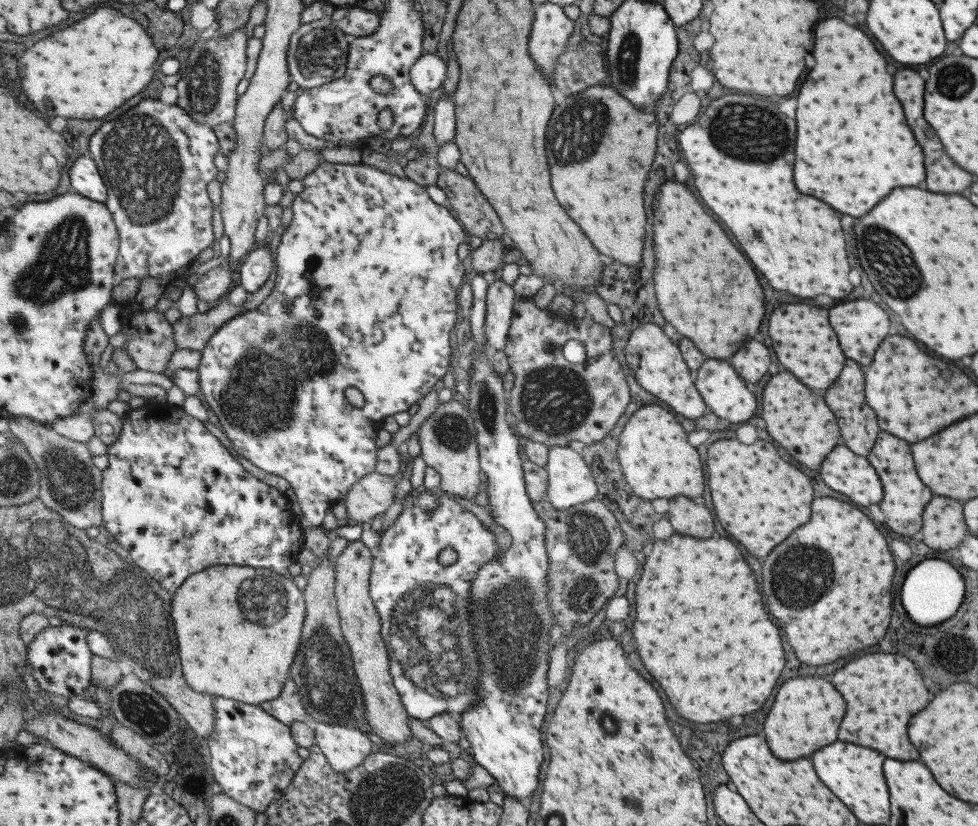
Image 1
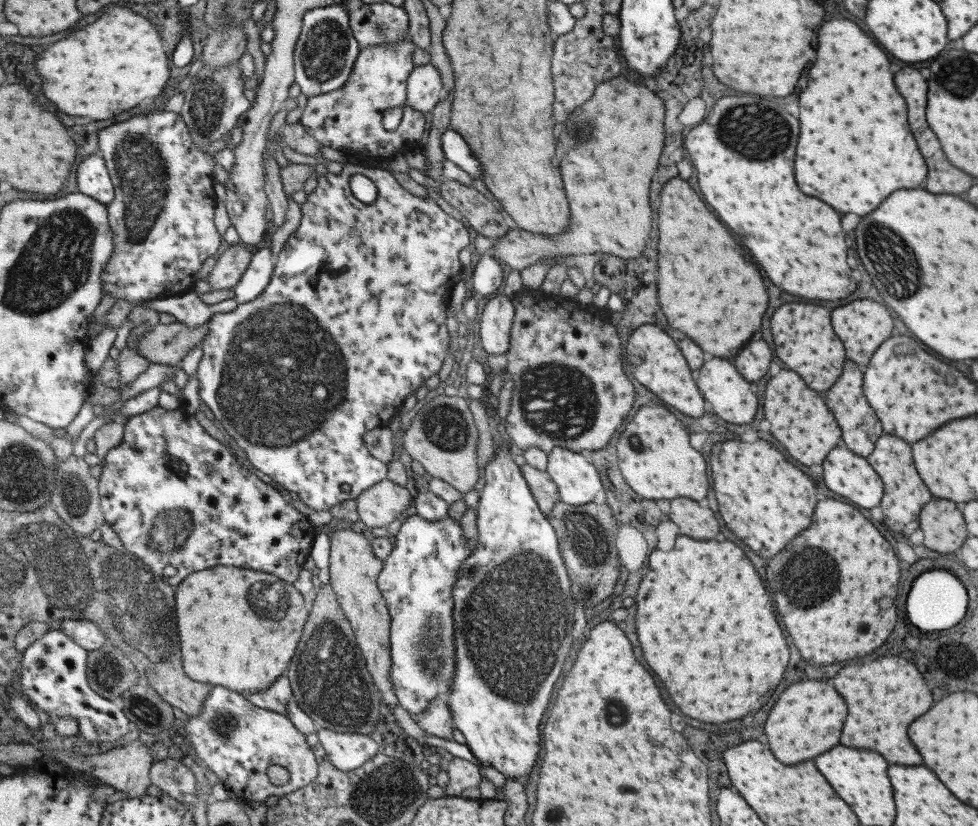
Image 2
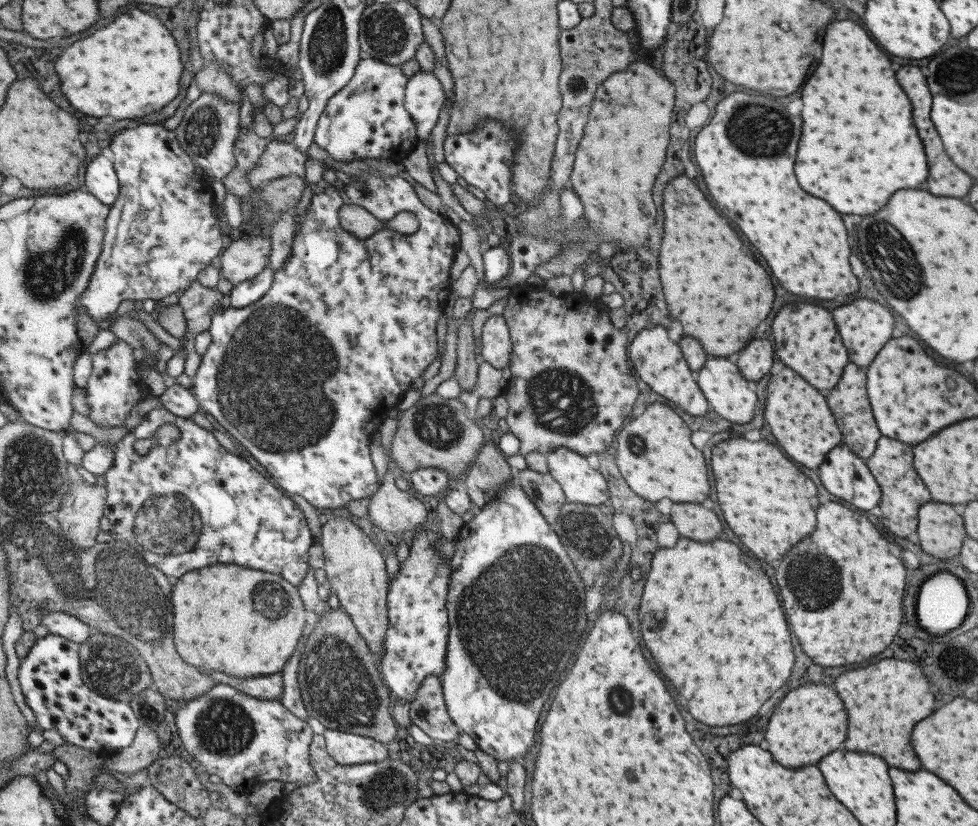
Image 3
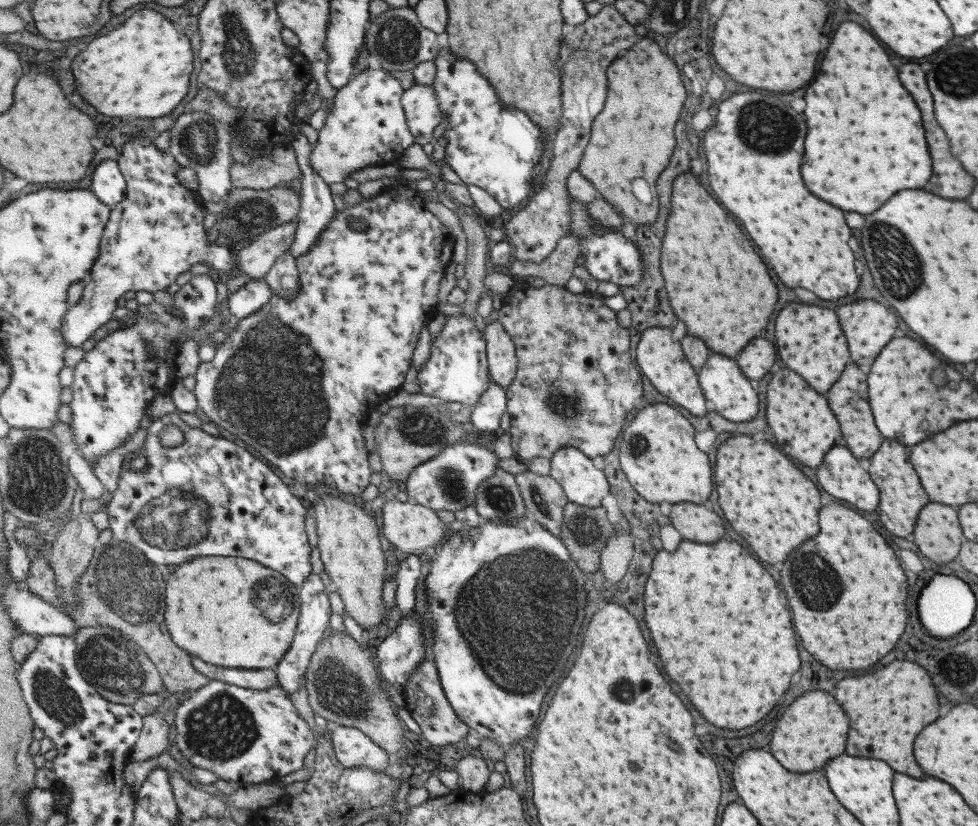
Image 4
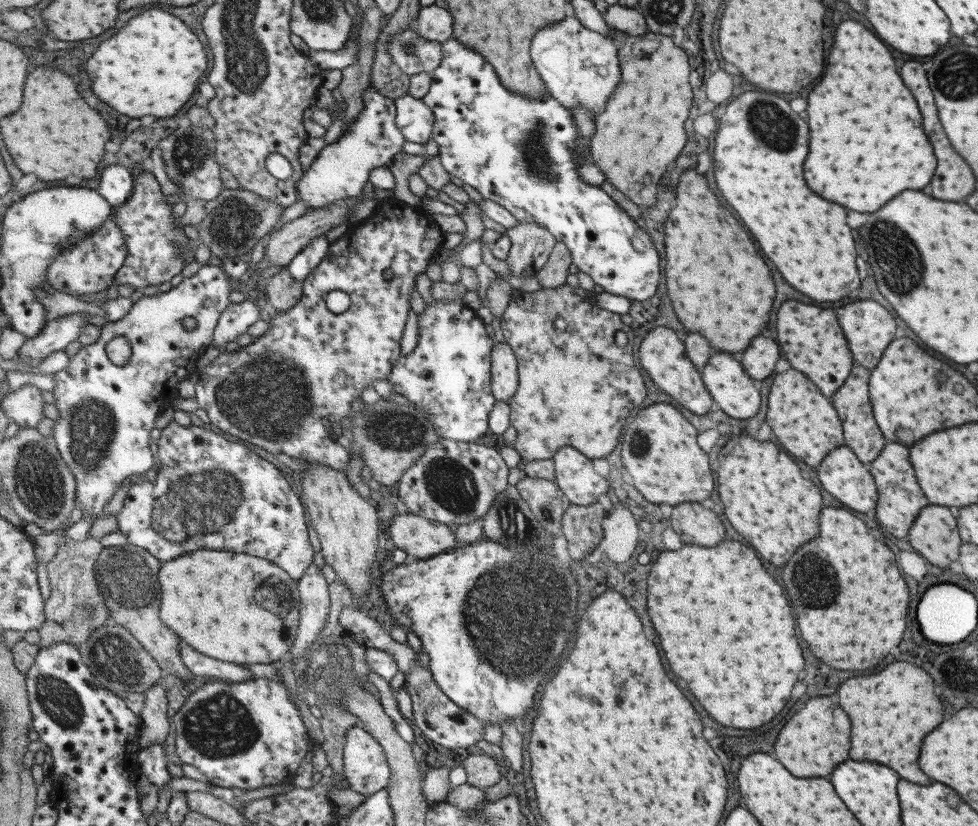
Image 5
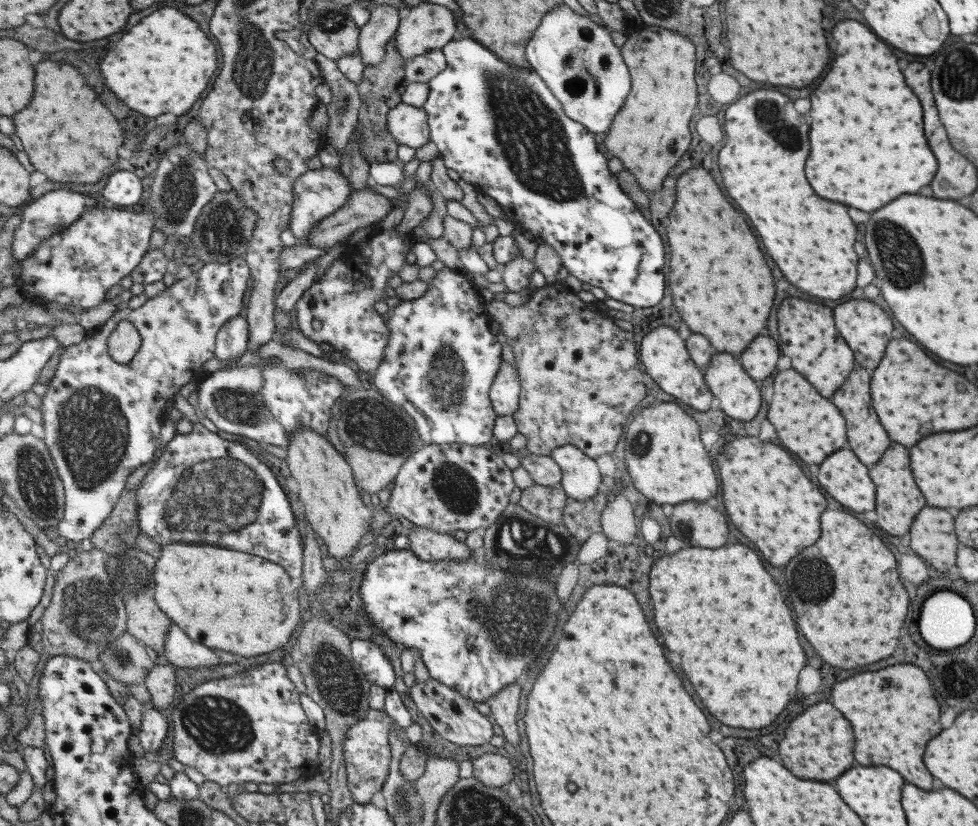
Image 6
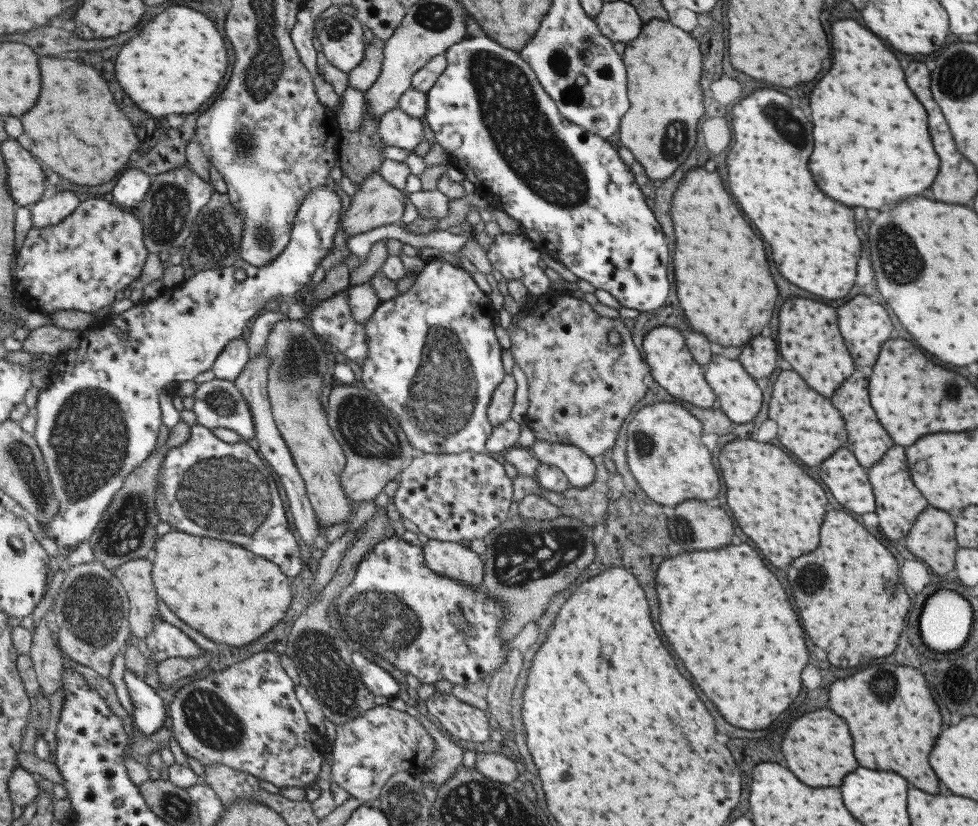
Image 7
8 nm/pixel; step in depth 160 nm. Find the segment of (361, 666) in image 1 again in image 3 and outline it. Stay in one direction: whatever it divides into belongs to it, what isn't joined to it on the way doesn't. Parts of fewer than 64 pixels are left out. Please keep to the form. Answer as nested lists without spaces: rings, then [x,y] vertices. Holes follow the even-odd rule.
[[[337,516],[322,525],[323,569],[340,606],[352,616],[370,649],[380,656],[383,652],[381,644],[385,642],[389,628],[388,592],[391,580],[388,565],[380,547],[351,519],[351,516],[347,519]]]

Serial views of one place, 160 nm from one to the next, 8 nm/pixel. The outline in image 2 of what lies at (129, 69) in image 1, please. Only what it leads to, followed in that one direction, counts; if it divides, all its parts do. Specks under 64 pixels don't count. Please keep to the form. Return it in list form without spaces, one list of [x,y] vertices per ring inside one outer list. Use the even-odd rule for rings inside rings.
[[[113,8],[93,26],[73,32],[61,42],[55,42],[49,50],[43,52],[43,58],[37,62],[37,66],[43,78],[45,96],[51,102],[55,102],[71,116],[91,116],[97,120],[119,116],[139,106],[147,98],[161,96],[171,78],[169,56],[163,48],[163,38],[159,30],[155,28],[155,24],[151,24],[149,18],[135,14],[131,8]]]

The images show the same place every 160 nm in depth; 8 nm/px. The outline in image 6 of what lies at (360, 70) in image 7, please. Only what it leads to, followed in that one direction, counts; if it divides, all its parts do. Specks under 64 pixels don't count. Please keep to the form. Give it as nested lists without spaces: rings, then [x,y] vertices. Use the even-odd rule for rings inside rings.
[[[383,4],[373,12],[369,21],[362,26],[360,34],[360,54],[366,66],[383,62],[389,41],[396,36],[403,12],[395,6]]]

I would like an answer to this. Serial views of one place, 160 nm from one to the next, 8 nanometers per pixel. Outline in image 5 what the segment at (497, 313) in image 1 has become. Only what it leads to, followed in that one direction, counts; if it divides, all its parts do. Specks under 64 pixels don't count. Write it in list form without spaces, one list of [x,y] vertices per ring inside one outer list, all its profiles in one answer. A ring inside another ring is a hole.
[[[499,344],[491,348],[491,394],[496,400],[508,403],[517,388],[515,357],[511,348]]]

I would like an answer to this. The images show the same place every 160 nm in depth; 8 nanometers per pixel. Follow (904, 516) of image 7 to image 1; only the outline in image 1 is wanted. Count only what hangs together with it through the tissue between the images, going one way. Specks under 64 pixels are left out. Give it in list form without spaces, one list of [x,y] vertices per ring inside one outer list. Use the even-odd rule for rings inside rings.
[[[881,432],[875,440],[875,444],[870,448],[867,460],[875,469],[878,480],[883,484],[883,500],[879,502],[879,508],[885,516],[885,524],[897,534],[913,536],[921,526],[921,512],[931,498],[931,492],[919,482],[919,478],[913,470],[913,460],[911,460],[907,442],[897,440],[895,436],[891,436],[887,432]]]

